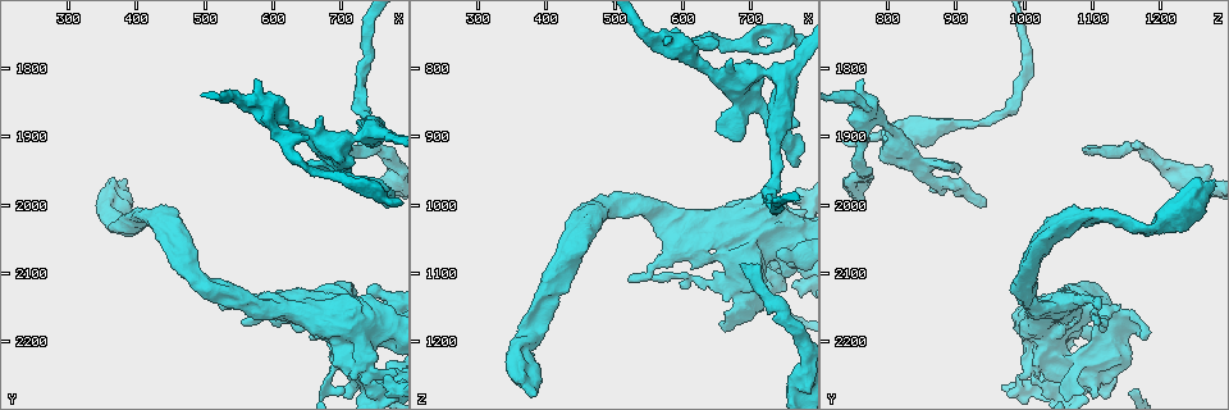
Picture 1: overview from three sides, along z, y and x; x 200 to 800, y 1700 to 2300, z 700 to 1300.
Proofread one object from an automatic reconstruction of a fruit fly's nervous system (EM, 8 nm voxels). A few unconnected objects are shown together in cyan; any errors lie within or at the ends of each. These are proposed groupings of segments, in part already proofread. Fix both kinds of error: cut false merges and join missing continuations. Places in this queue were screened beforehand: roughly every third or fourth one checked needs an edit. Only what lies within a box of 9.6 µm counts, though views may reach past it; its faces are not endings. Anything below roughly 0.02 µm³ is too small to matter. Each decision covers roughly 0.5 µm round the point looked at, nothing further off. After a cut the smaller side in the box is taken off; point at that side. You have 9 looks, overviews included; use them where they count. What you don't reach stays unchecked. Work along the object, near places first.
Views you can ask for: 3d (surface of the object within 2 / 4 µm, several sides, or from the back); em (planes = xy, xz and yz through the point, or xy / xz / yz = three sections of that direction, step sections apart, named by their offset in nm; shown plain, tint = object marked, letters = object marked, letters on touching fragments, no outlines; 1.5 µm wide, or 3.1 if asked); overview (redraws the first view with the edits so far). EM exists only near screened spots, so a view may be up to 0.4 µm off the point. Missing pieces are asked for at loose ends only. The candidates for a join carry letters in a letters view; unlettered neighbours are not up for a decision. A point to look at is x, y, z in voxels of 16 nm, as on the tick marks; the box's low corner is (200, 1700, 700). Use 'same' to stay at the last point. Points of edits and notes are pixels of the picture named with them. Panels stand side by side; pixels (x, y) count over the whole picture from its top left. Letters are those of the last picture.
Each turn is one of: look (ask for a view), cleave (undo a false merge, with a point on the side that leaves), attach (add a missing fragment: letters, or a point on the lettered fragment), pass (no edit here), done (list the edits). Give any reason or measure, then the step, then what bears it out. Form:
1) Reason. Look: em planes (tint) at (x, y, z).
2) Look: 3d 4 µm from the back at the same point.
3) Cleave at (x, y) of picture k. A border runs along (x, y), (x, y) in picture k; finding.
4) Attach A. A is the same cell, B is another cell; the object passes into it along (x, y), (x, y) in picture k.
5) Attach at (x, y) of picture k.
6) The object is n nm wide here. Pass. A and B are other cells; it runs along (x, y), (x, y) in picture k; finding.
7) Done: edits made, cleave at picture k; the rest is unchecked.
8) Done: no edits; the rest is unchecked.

Long arm stops here. Look: 3d 2 µm at (685, 1915, 1090).

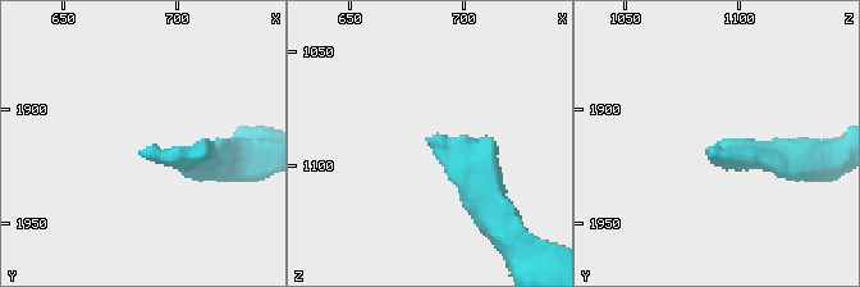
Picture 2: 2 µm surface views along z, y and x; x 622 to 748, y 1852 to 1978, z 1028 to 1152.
Now the EM. Look: em xz step 8 (letters) at (685, 1917, 1089).

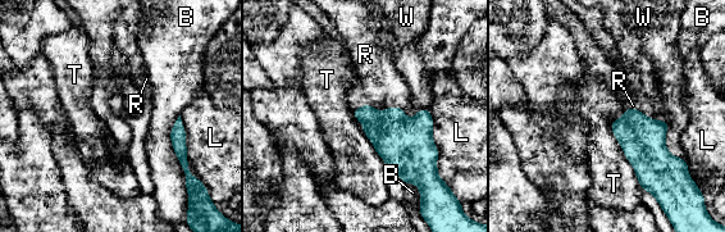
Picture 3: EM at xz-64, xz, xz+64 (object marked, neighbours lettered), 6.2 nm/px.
Cut it another way. Look: em planes (letters) at the same point.

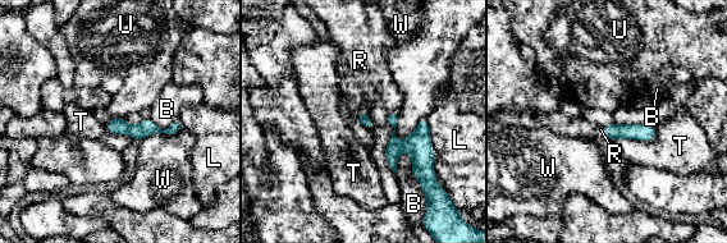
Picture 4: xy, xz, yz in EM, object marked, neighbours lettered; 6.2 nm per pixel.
Attach R. R is the same cell, B, L, T, U and W are other cells; the cell continues.

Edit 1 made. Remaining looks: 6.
Thick turns thin. Look: em xy step 8 (tint) at (735, 1880, 940).

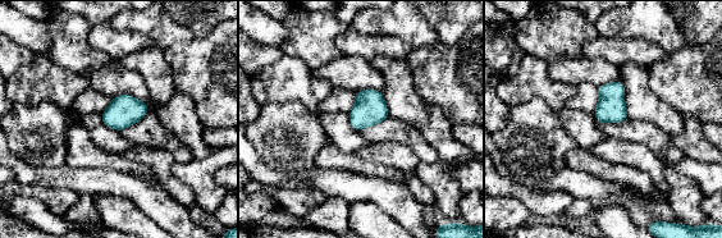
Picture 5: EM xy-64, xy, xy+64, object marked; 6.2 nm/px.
Look: em xy step 8 (letters) at the same point.

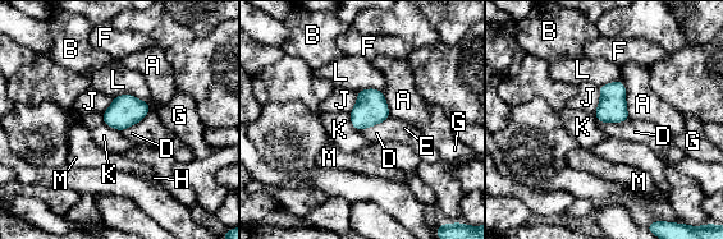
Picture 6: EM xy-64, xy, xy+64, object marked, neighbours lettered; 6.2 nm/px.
Pass. A, B, D, E, F, G, H, J, K, L and M are other cells; one cell here.

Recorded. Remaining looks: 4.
Look: em planes (letters) at (765, 2000, 945).

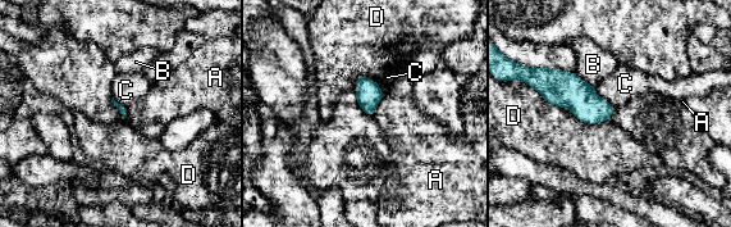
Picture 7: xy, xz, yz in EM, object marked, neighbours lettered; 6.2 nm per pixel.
Pass. A, B, C and D are other cells; a border runs along (569, 112), (588, 123), (610, 119) in picture 7; no lettered fragment goes on from it.

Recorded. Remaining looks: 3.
Done: edits made, attach at picture 4; the rest is unchecked.

